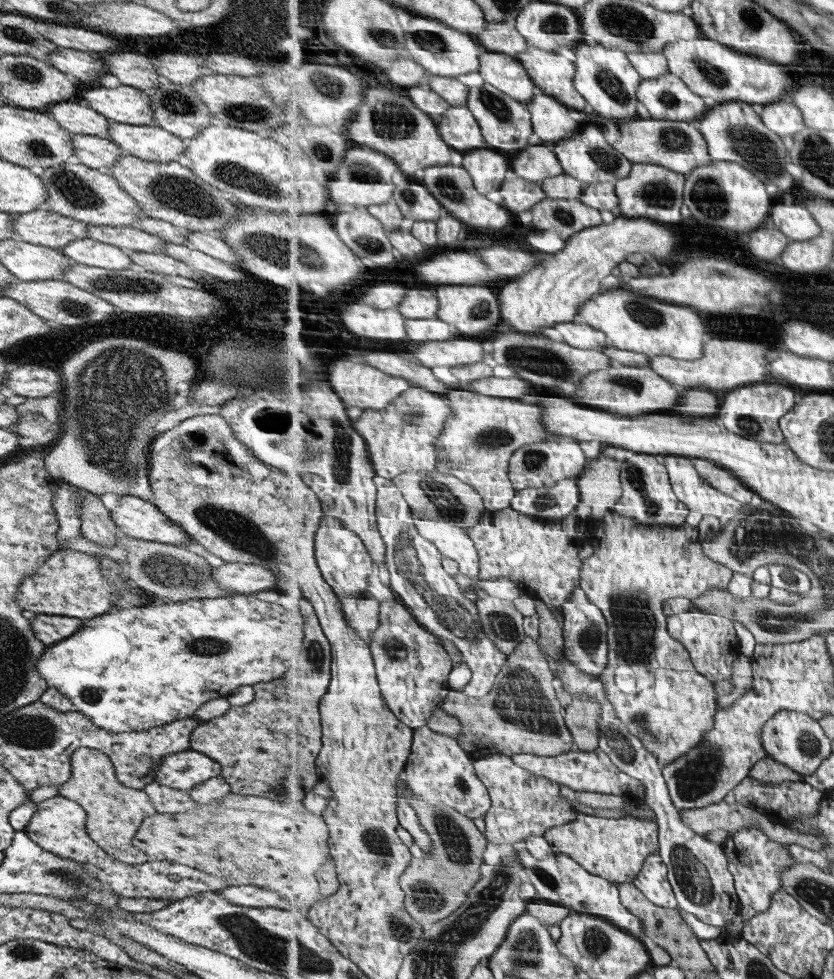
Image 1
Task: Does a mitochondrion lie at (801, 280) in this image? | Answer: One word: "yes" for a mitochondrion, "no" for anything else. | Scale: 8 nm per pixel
no

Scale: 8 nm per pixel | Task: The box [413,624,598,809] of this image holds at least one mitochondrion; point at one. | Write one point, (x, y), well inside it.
(519, 701)

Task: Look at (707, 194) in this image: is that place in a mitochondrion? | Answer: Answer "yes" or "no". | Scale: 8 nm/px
yes

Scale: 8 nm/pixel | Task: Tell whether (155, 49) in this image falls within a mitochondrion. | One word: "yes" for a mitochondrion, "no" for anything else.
no

